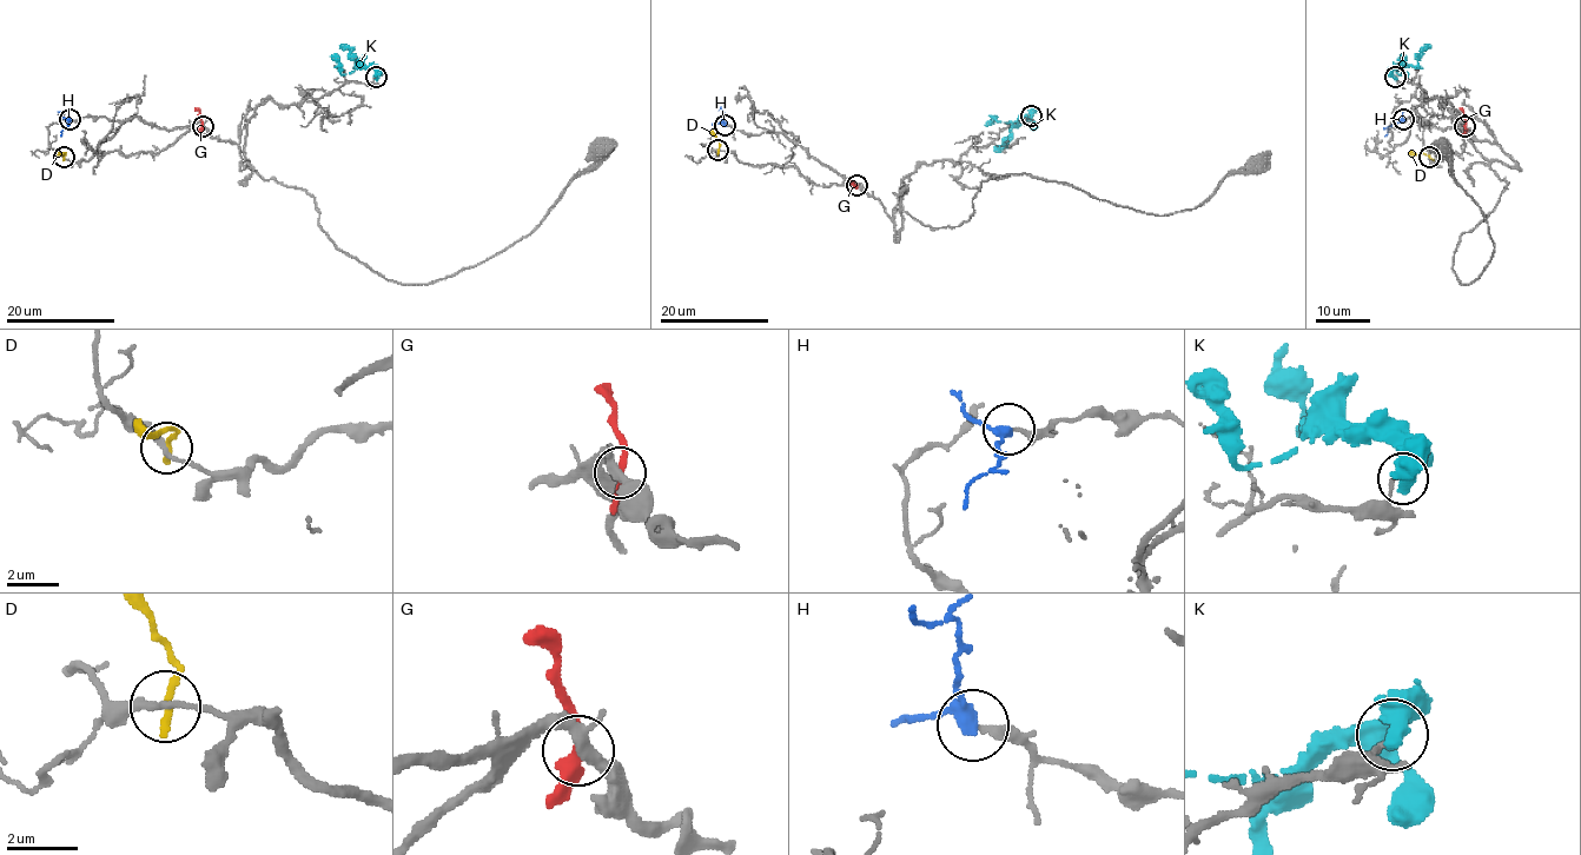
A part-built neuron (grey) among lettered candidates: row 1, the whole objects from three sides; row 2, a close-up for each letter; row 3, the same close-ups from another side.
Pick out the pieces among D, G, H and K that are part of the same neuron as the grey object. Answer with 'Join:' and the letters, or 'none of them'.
Join: H

